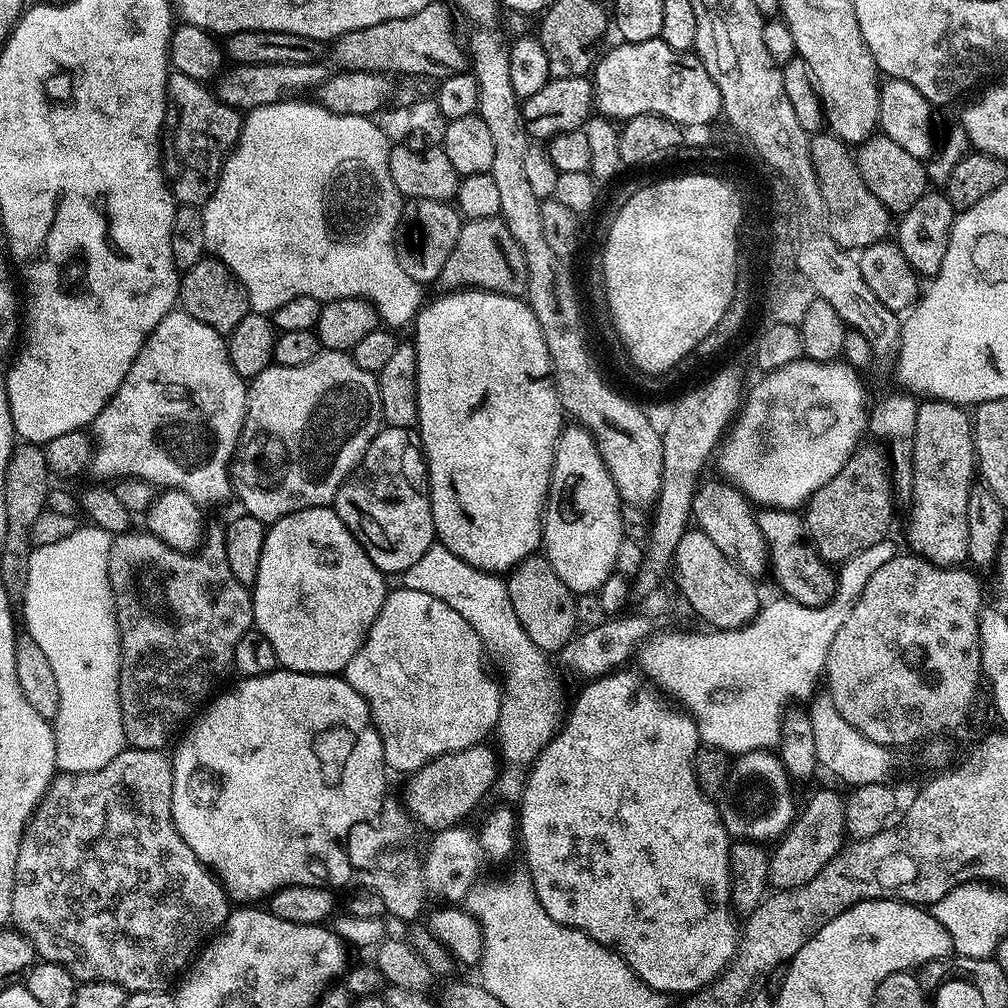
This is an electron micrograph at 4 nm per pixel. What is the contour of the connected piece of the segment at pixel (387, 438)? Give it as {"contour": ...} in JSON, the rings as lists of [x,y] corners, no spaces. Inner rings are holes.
{"contour":[[[381,427],[375,438],[370,442],[370,446],[360,463],[356,465],[355,470],[346,477],[342,482],[342,486],[337,490],[334,507],[338,518],[342,518],[342,522],[350,530],[350,534],[354,534],[354,538],[358,538],[358,542],[366,550],[366,554],[370,554],[370,562],[374,562],[374,566],[378,566],[381,572],[385,574],[391,574],[391,572],[402,574],[406,570],[410,570],[410,566],[414,566],[414,562],[418,562],[418,558],[422,558],[422,554],[426,554],[426,550],[430,550],[430,546],[437,543],[434,514],[432,513],[432,497],[428,490],[428,466],[424,458],[424,450],[420,446],[419,431],[411,428]]]}

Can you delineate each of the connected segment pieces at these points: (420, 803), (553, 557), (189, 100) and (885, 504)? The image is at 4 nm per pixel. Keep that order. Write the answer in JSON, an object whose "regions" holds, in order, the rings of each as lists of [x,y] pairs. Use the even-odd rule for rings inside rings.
{"regions":[[[[481,742],[466,750],[439,756],[407,777],[408,786],[402,799],[421,829],[429,828],[429,833],[435,834],[463,825],[468,820],[467,816],[483,802],[484,795],[495,786],[496,775],[500,772],[500,764],[496,761],[497,749],[488,746]]],[[[565,427],[556,443],[556,457],[552,463],[552,477],[548,487],[548,498],[544,505],[542,552],[554,566],[558,578],[566,582],[566,586],[573,594],[599,592],[602,582],[606,582],[606,578],[610,578],[616,571],[618,546],[626,538],[620,517],[621,503],[618,490],[614,486],[614,478],[610,478],[610,470],[600,457],[596,442],[587,428]]],[[[177,71],[169,75],[168,109],[164,115],[162,129],[162,167],[168,186],[172,189],[172,195],[176,197],[177,205],[203,206],[211,198],[218,186],[220,170],[224,167],[224,161],[228,159],[228,153],[240,141],[241,123],[241,113],[226,102],[222,102],[207,83],[186,78],[186,74]]],[[[857,447],[846,466],[842,466],[842,470],[838,470],[838,474],[834,474],[834,478],[830,478],[830,482],[826,482],[826,486],[807,502],[808,513],[802,516],[806,535],[821,560],[829,565],[839,566],[854,554],[866,550],[866,546],[874,546],[889,535],[894,485],[889,461],[885,453],[876,448]]]]}

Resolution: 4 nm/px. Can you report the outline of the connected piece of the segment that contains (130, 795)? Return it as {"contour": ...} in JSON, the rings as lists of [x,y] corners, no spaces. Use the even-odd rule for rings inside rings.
{"contour":[[[127,747],[102,770],[61,773],[48,788],[48,793],[40,800],[24,831],[22,846],[18,850],[18,862],[14,866],[14,894],[12,895],[11,923],[36,947],[36,955],[41,961],[49,960],[61,964],[78,982],[104,980],[122,986],[125,992],[162,992],[189,967],[201,946],[224,927],[230,911],[230,897],[223,884],[204,863],[197,858],[194,850],[182,842],[178,826],[174,826],[172,813],[172,791],[174,790],[172,761],[161,749],[142,750]]]}

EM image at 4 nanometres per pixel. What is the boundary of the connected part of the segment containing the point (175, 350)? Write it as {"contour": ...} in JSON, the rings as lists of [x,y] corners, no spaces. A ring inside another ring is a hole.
{"contour":[[[183,310],[168,312],[166,318],[162,318],[162,322],[158,322],[158,326],[154,326],[154,330],[146,338],[142,350],[138,350],[138,358],[134,358],[130,370],[126,370],[126,378],[122,378],[122,386],[118,386],[118,390],[112,395],[110,402],[106,402],[106,406],[90,425],[90,432],[94,437],[94,460],[98,468],[100,464],[102,475],[112,476],[111,478],[136,476],[139,480],[145,480],[147,484],[159,486],[161,489],[177,488],[190,494],[190,498],[194,498],[196,503],[201,506],[216,504],[219,500],[230,496],[232,482],[228,475],[228,465],[232,463],[232,451],[236,449],[240,428],[244,425],[244,406],[248,403],[248,384],[236,373],[236,368],[232,365],[231,358],[228,357],[228,348],[224,345],[224,340],[225,337],[221,333],[198,322],[198,318],[194,318],[189,312]]]}

